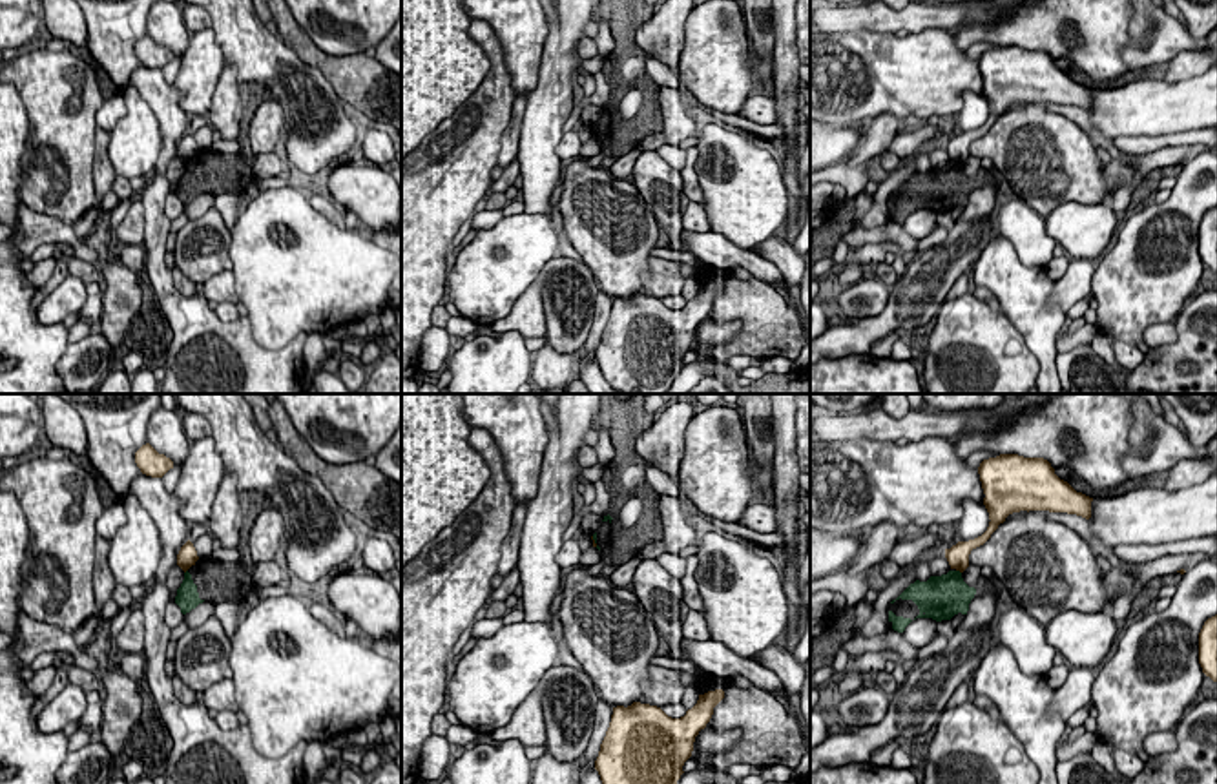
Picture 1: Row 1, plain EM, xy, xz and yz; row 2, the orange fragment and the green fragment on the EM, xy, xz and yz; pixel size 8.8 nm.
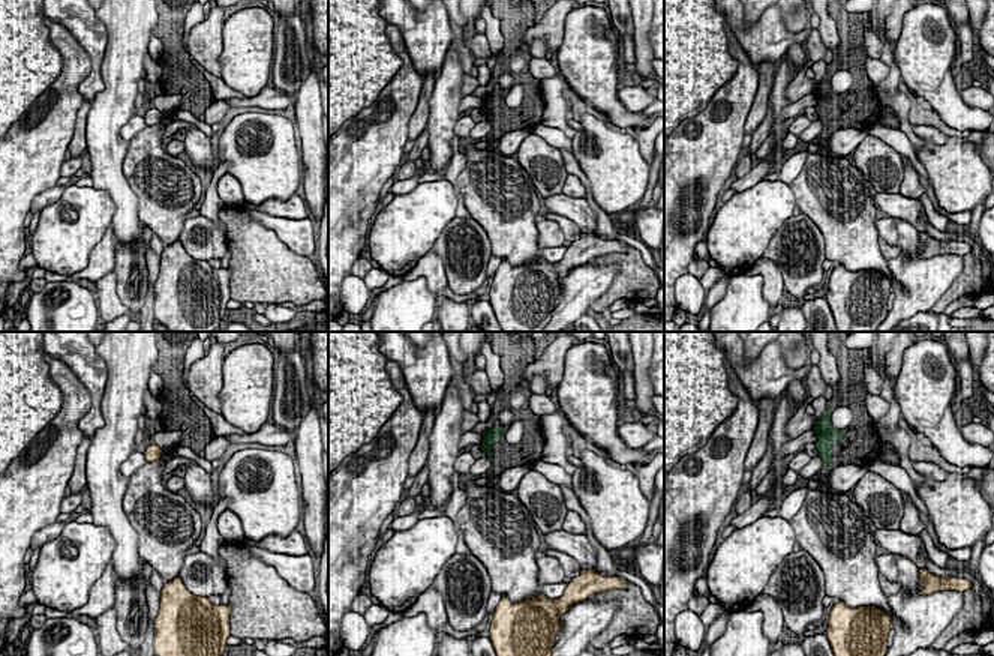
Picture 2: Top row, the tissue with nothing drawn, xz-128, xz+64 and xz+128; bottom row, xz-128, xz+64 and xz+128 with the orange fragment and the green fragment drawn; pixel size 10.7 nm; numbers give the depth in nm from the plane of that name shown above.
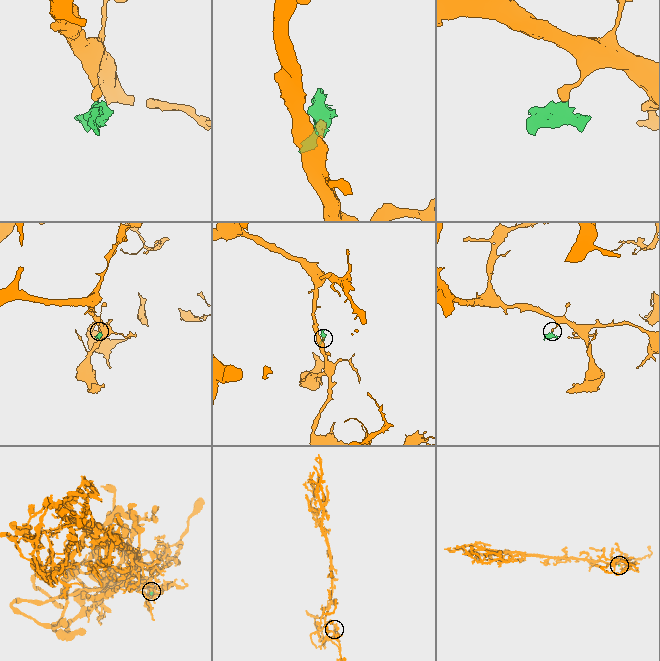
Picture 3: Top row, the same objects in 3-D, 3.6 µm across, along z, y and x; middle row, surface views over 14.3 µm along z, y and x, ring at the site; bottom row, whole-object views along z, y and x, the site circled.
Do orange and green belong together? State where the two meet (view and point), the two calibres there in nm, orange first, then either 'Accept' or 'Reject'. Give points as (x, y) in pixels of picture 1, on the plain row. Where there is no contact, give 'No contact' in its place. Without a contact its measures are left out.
Touches orange at yz (958, 161). Thickness 190 nm (orange) against 380 nm. Reject

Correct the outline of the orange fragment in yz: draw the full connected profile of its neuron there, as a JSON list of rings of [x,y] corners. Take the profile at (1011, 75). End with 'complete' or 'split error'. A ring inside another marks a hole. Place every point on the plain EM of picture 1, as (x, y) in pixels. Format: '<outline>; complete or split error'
[[[1000,46],[983,51],[978,66],[985,86],[983,97],[991,113],[982,128],[945,140],[951,160],[960,164],[969,159],[971,142],[983,137],[1013,104],[1049,102],[1091,109],[1093,89],[1077,84],[1067,73],[1060,71],[1044,49]]]; complete

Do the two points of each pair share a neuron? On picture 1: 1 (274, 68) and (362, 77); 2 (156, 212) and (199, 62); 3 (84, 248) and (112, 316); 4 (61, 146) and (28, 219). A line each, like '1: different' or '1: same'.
1: different
2: different
3: same
4: different

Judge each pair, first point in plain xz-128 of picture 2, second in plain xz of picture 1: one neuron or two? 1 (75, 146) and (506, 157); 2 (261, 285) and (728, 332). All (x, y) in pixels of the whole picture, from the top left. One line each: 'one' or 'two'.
1: one
2: two

